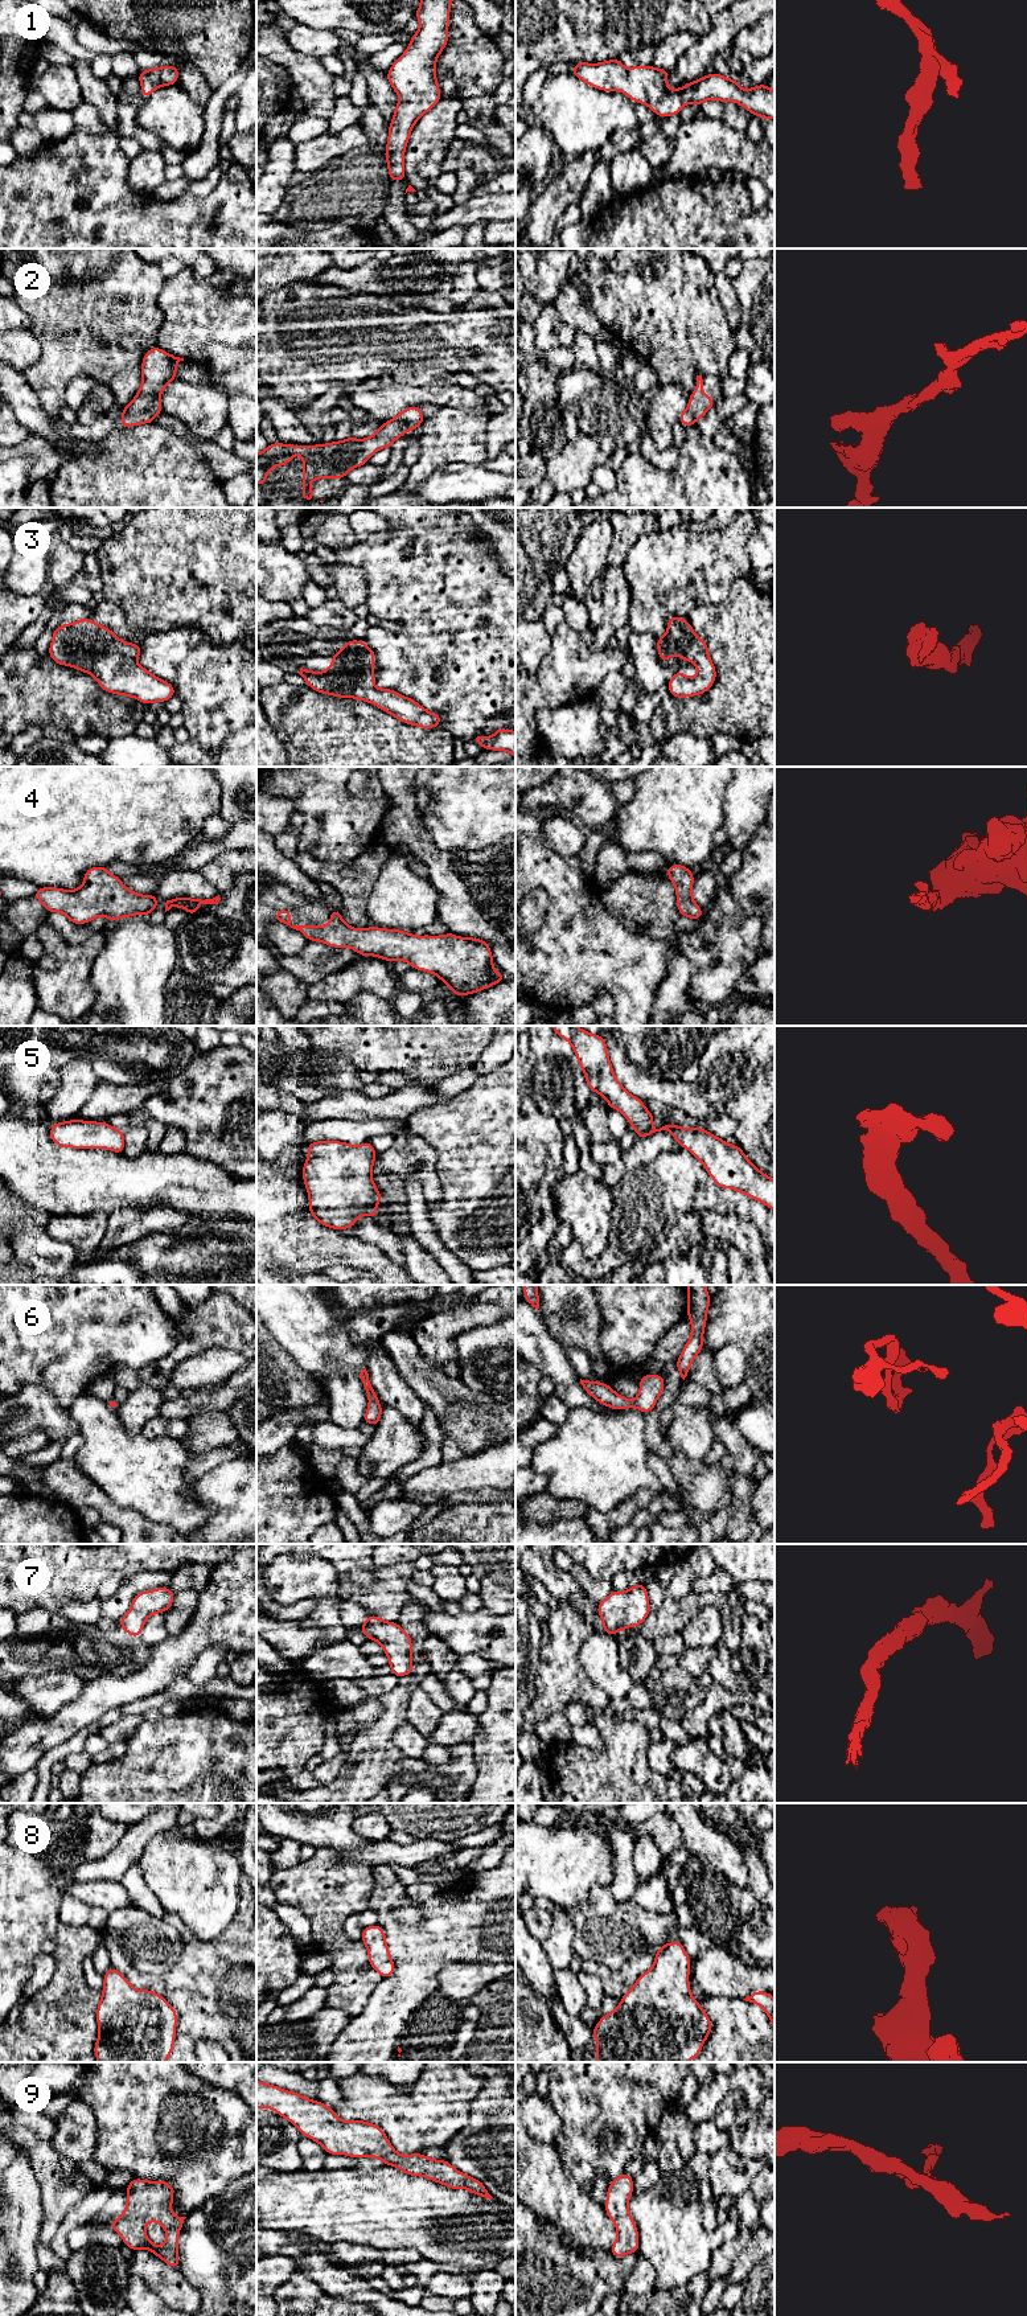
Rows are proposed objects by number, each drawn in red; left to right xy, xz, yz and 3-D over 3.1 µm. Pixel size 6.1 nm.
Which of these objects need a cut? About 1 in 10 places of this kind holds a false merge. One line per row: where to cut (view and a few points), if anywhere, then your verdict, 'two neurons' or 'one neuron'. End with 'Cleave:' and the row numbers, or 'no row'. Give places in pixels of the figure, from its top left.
1: cut none; one neuron
2: cut none; one neuron
3: cut none; one neuron
4: cut none; one neuron
5: cut none; one neuron
6: cut none; one neuron
7: cut none; one neuron
8: cut none; one neuron
9: cut none; one neuron
Cleave: no row

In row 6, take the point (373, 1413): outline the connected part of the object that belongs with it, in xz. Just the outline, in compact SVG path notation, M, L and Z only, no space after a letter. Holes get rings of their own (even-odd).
M366 1368L361 1371L360 1379L361 1379L363 1388L366 1391L366 1395L369 1397L369 1407L365 1412L363 1421L377 1426L381 1420L381 1416L382 1416L382 1407L379 1404L379 1399L378 1399L375 1391L371 1387Z

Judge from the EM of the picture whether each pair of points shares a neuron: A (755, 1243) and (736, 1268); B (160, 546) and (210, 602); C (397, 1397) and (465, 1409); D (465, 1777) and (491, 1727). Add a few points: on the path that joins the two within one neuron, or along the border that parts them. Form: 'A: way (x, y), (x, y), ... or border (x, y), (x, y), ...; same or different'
A: border (727, 1244), (731, 1244), (743, 1256), (751, 1271); different
B: way (173, 559), (197, 588); same
C: border (403, 1379), (424, 1404); different
D: border (472, 1742), (475, 1781), (469, 1789); different

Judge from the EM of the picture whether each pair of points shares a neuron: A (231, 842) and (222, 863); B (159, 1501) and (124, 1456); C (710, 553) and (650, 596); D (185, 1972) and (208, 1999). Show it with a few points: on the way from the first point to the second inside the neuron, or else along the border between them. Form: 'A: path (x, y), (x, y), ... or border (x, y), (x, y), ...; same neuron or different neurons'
A: border (229, 850), (218, 854), (201, 867); different neurons
B: path (157, 1490), (134, 1466); same neuron
C: path (695, 567), (680, 569), (665, 582); same neuron
D: path (192, 1979), (205, 1992); same neuron

